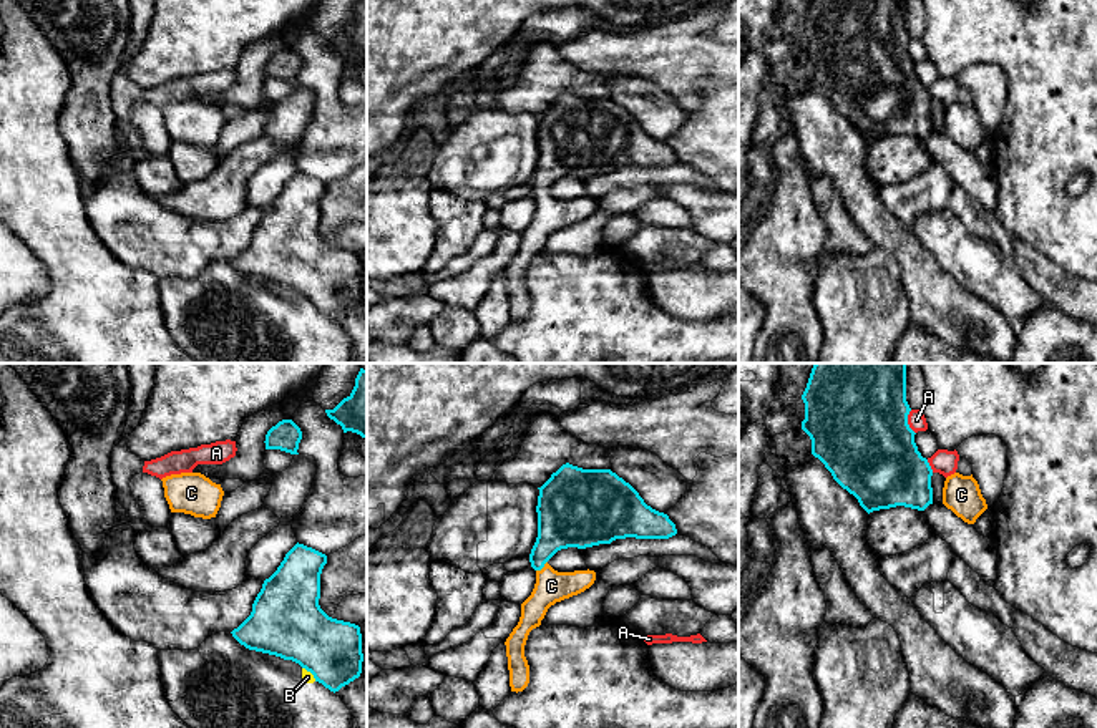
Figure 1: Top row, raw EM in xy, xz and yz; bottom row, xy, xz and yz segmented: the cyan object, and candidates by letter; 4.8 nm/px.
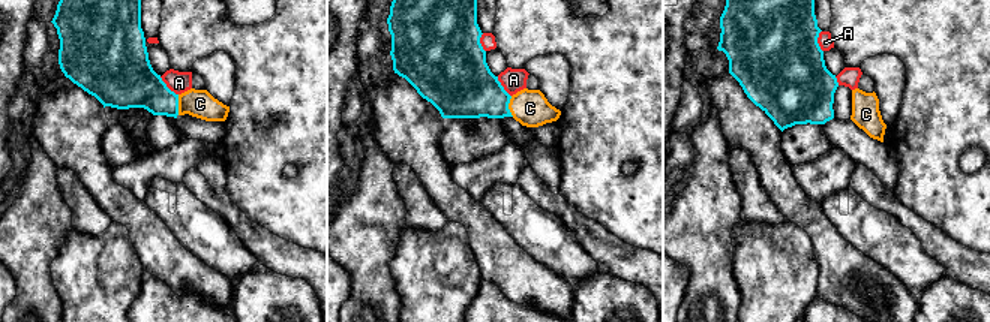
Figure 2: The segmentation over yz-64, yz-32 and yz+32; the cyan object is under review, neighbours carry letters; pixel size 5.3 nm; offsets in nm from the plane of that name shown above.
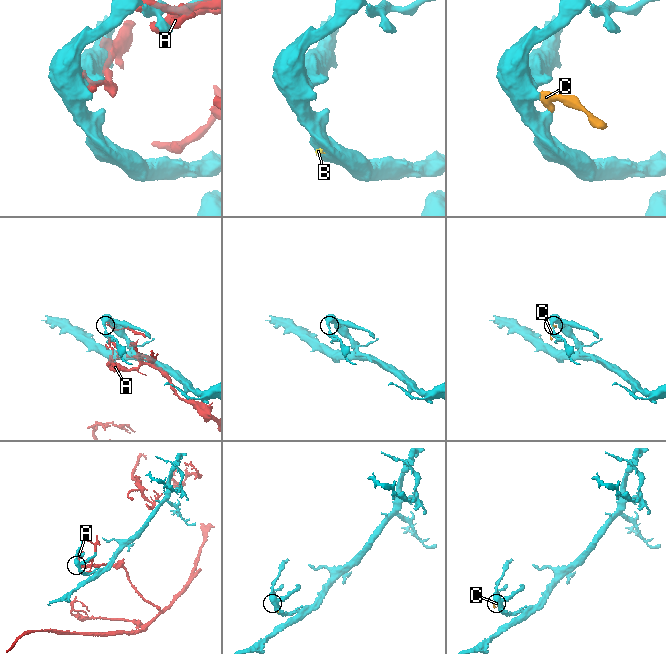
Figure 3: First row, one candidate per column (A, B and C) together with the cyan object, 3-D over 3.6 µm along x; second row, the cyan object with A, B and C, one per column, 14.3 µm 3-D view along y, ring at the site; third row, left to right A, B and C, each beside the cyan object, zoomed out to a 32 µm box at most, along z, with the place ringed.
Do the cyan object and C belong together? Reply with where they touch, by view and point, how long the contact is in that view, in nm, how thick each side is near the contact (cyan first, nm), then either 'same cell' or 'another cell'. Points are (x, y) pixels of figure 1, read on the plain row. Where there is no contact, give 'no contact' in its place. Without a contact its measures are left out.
xz (541, 196) | 80 nm | 260/160 nm | same cell

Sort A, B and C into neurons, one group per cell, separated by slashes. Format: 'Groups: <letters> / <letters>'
Groups: A / B / C

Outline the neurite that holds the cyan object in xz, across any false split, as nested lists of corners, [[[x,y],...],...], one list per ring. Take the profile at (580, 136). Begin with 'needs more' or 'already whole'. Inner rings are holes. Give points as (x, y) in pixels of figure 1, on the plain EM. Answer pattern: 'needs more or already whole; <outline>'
needs more; [[[569,91],[563,93],[541,114],[538,124],[538,166],[529,182],[536,199],[536,212],[531,224],[521,232],[518,254],[506,267],[506,285],[511,320],[523,320],[529,312],[529,294],[524,274],[533,257],[541,254],[548,237],[556,231],[578,224],[596,209],[594,199],[558,201],[548,189],[561,177],[586,177],[611,172],[616,167],[669,167],[677,163],[675,153],[667,143],[647,134],[639,121],[611,98],[583,98]]]

